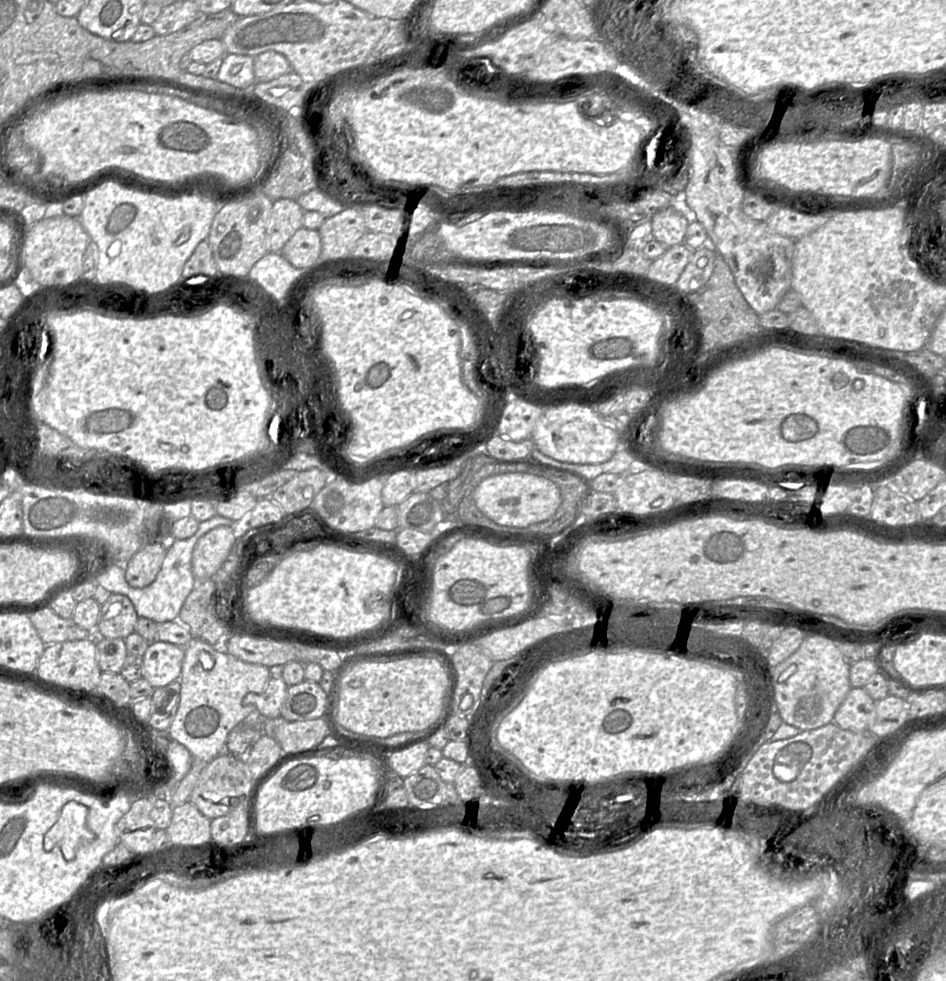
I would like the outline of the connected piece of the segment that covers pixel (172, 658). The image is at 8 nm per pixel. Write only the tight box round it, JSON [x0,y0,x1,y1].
[142,641,184,688]

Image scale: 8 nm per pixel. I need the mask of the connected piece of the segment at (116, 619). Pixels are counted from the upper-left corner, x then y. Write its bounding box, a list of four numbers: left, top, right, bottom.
[95,594,138,639]

